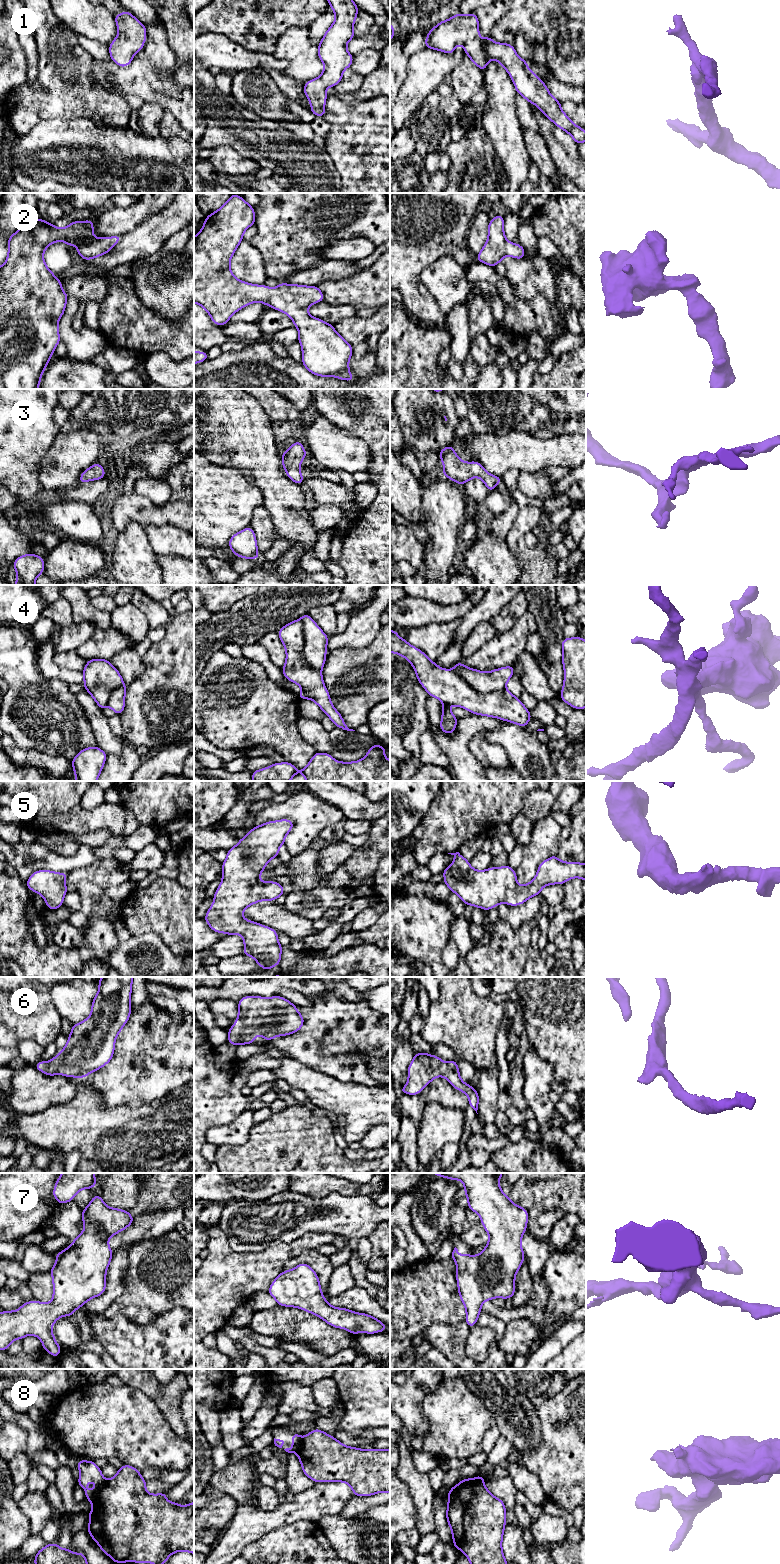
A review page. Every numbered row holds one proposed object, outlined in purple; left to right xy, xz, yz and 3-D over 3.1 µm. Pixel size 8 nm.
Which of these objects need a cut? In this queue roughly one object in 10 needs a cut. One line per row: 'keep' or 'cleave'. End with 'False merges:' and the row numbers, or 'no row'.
1: keep
2: keep
3: keep
4: cleave
5: keep
6: keep
7: keep
8: cleave
False merges: 4, 8

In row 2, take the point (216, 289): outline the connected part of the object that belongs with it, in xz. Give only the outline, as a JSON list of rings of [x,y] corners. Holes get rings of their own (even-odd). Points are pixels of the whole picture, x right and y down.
[[[231,194],[227,202],[208,215],[202,229],[194,237],[194,303],[201,305],[210,315],[214,324],[223,326],[230,317],[245,306],[261,302],[288,315],[299,332],[298,342],[302,348],[302,364],[316,376],[332,376],[353,381],[349,372],[352,346],[340,336],[333,325],[312,317],[307,308],[324,301],[318,286],[286,284],[270,288],[265,285],[250,284],[237,279],[230,271],[230,260],[243,240],[247,228],[255,224],[255,211],[244,198]]]

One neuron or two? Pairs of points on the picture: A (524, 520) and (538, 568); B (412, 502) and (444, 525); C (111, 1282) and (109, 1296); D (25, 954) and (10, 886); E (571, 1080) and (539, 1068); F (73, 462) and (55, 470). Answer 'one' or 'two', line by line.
A: one
B: two
C: one
D: one
E: two
F: one

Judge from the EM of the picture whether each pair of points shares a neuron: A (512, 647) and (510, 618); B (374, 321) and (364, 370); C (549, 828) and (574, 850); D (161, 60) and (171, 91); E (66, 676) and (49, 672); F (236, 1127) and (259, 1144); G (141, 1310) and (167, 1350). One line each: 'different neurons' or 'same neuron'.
A: different neurons
B: same neuron
C: different neurons
D: same neuron
E: same neuron
F: different neurons
G: different neurons

